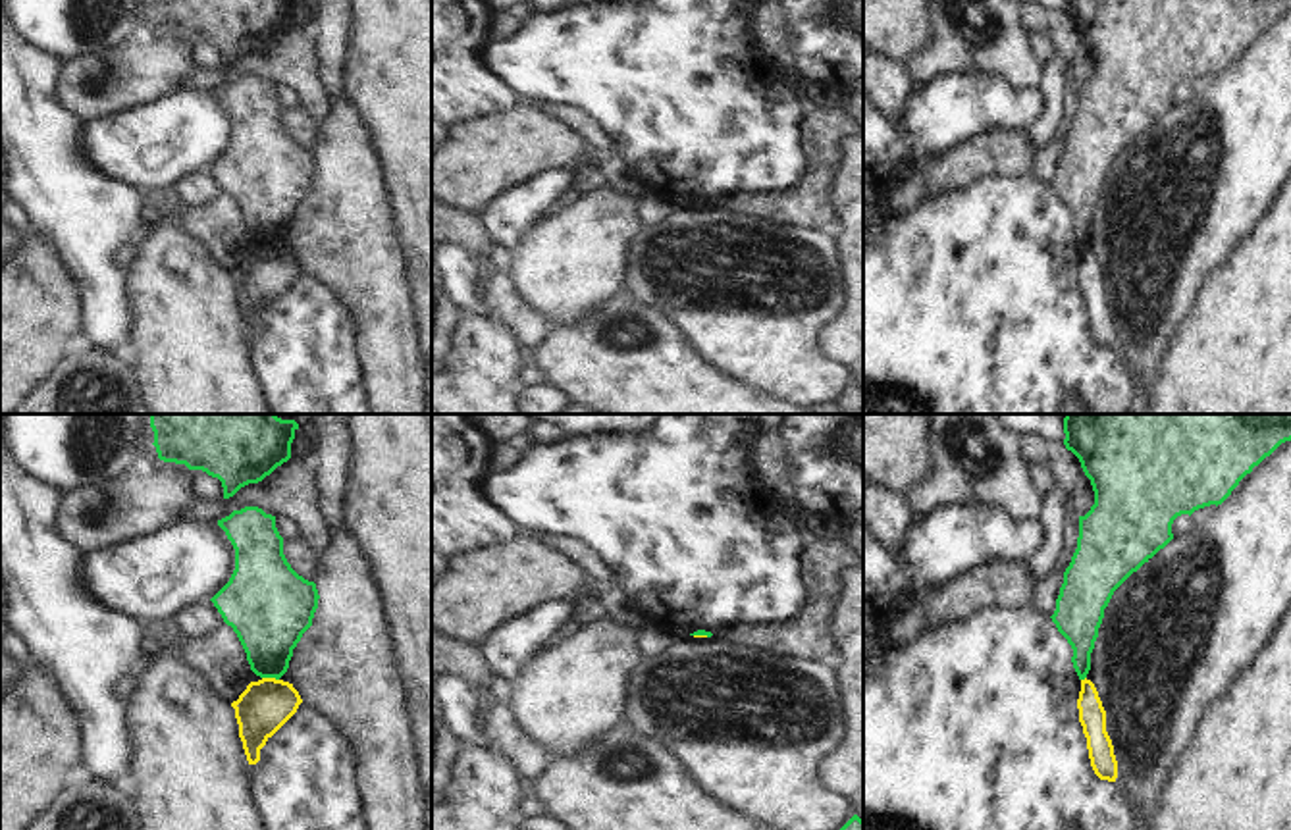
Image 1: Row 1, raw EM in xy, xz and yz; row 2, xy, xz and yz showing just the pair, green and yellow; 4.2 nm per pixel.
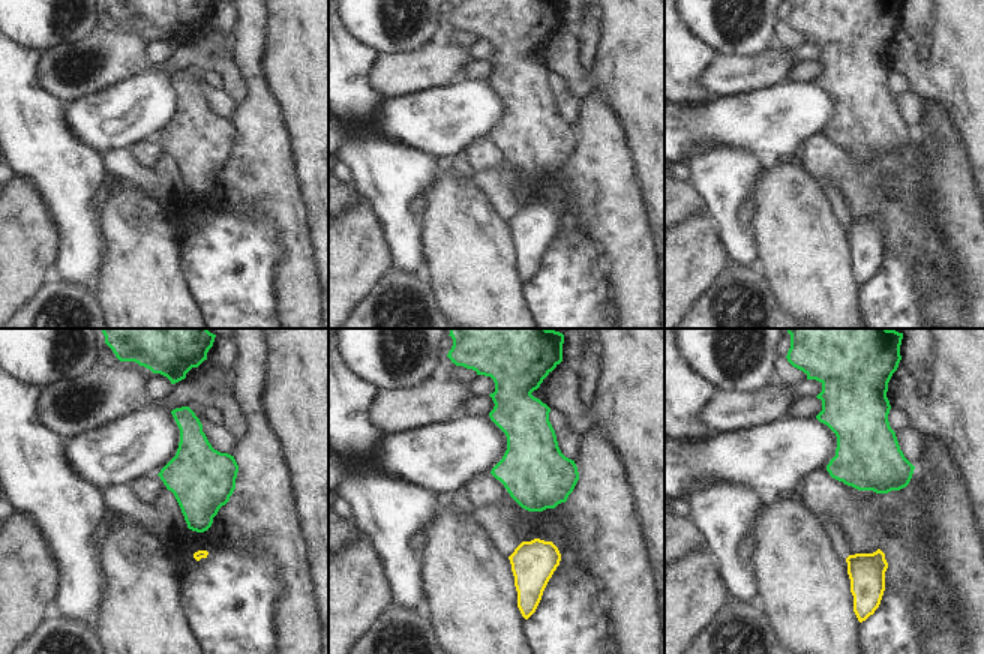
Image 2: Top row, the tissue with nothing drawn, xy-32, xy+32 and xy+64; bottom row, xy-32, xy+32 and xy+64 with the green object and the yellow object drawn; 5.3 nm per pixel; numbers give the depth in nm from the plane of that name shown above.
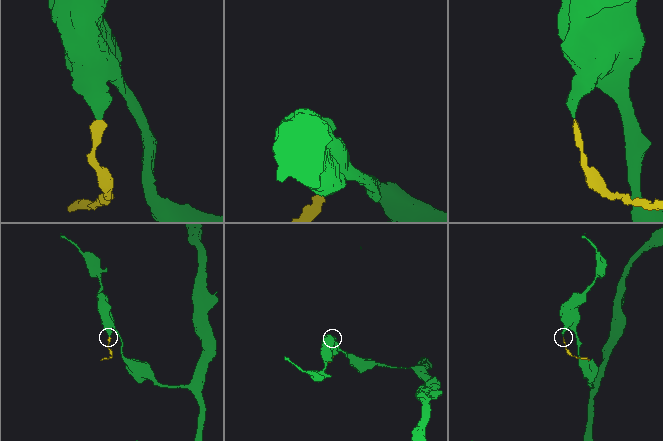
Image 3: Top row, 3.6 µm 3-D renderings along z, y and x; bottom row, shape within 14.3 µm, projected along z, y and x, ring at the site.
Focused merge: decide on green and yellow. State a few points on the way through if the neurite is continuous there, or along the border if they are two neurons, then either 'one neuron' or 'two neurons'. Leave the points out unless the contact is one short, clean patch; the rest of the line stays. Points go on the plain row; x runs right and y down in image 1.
along xy (263, 245), (278, 249) | two neurons

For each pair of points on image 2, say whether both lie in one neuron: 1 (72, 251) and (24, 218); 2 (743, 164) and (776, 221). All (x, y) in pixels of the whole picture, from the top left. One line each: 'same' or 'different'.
1: different
2: different

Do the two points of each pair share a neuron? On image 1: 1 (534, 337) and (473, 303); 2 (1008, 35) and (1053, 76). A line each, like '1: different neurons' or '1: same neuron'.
1: different neurons
2: different neurons

